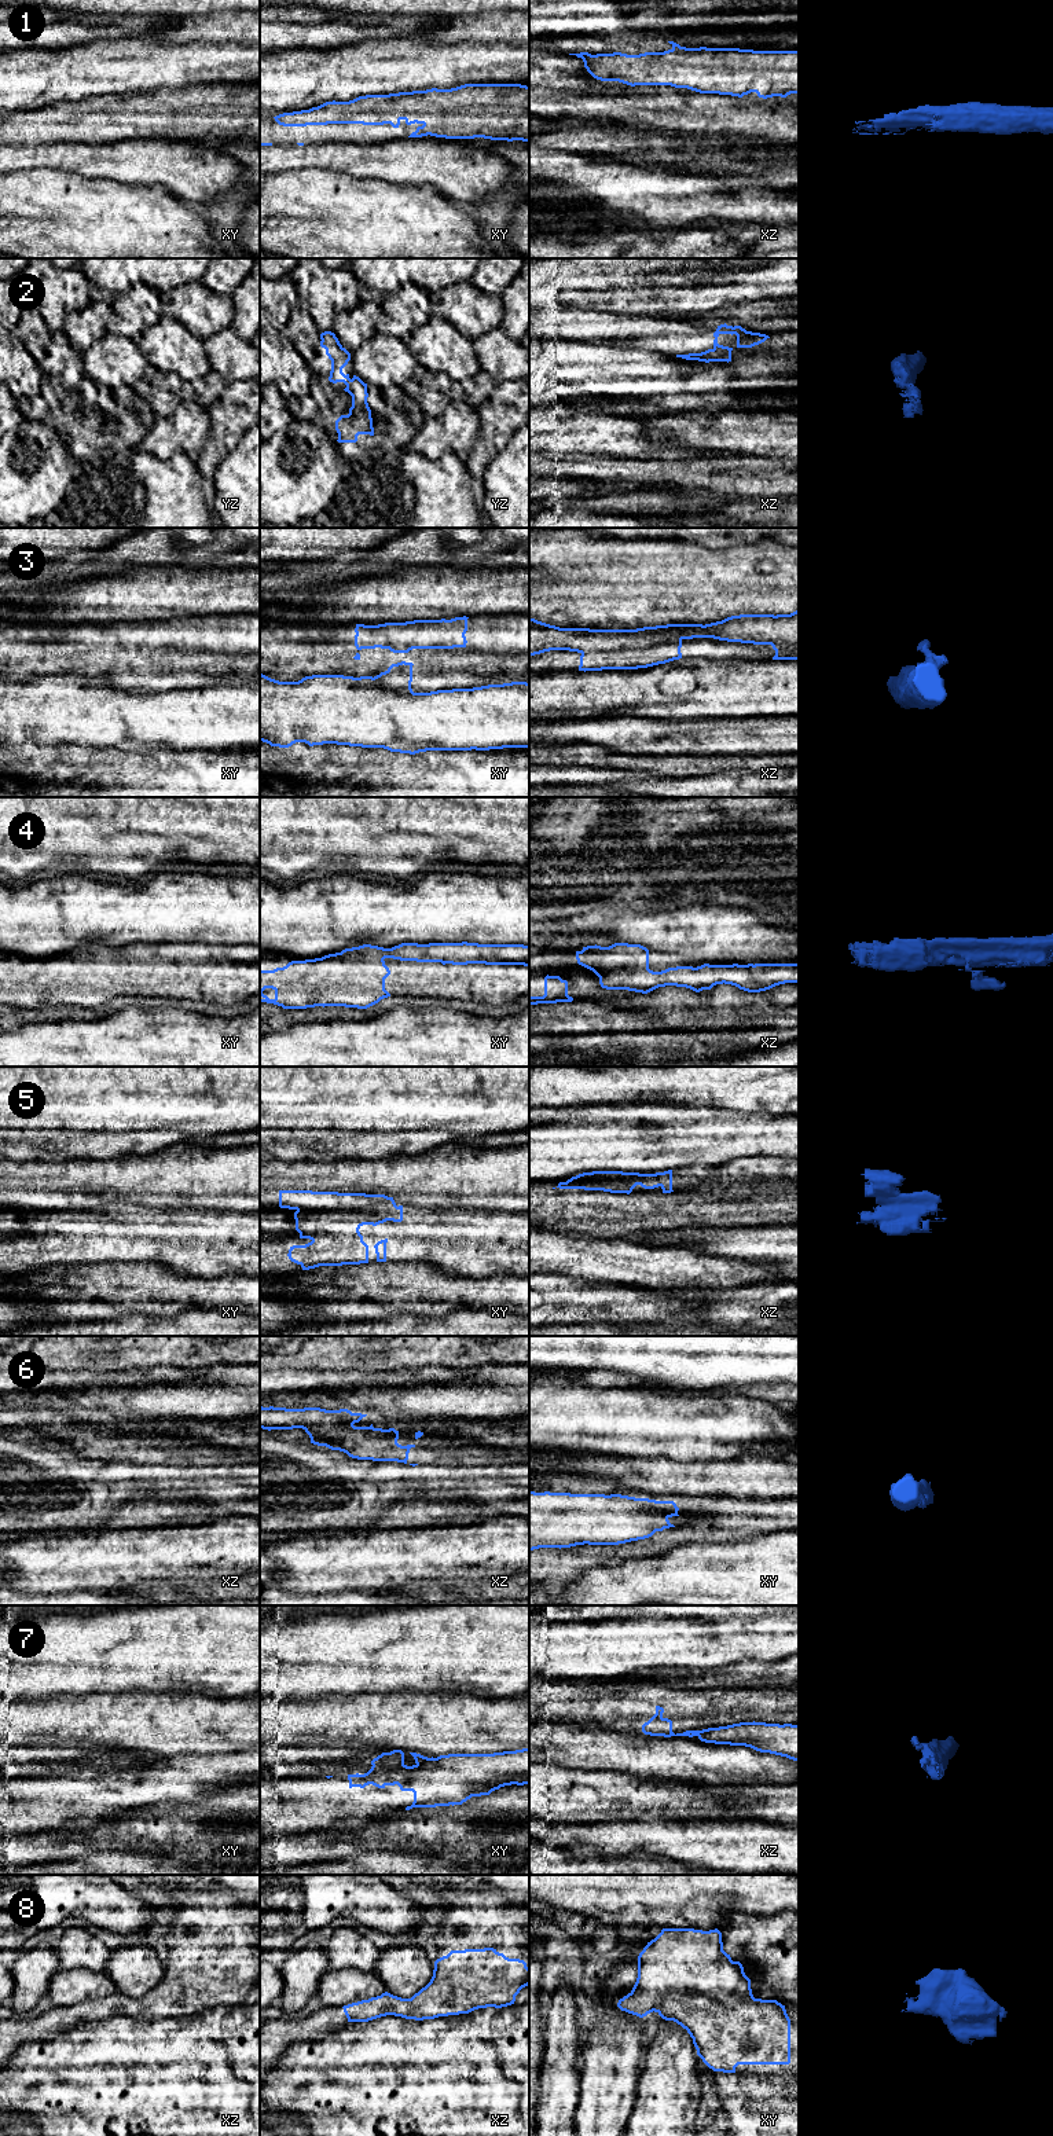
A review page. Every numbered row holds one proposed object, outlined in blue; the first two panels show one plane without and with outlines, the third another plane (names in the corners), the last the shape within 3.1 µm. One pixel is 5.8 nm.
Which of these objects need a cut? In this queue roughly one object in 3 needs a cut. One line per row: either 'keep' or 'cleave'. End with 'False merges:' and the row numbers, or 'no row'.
1: keep
2: cleave
3: cleave
4: keep
5: cleave
6: keep
7: keep
8: keep
False merges: 2, 3, 5

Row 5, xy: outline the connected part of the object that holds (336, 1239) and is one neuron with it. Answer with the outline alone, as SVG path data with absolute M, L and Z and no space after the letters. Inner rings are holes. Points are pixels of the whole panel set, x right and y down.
M403 1205L389 1212L371 1211L296 1211L296 1230L300 1238L309 1238L305 1245L293 1245L289 1259L302 1270L319 1266L368 1263L368 1245L359 1229L377 1226L386 1221L401 1222Z

